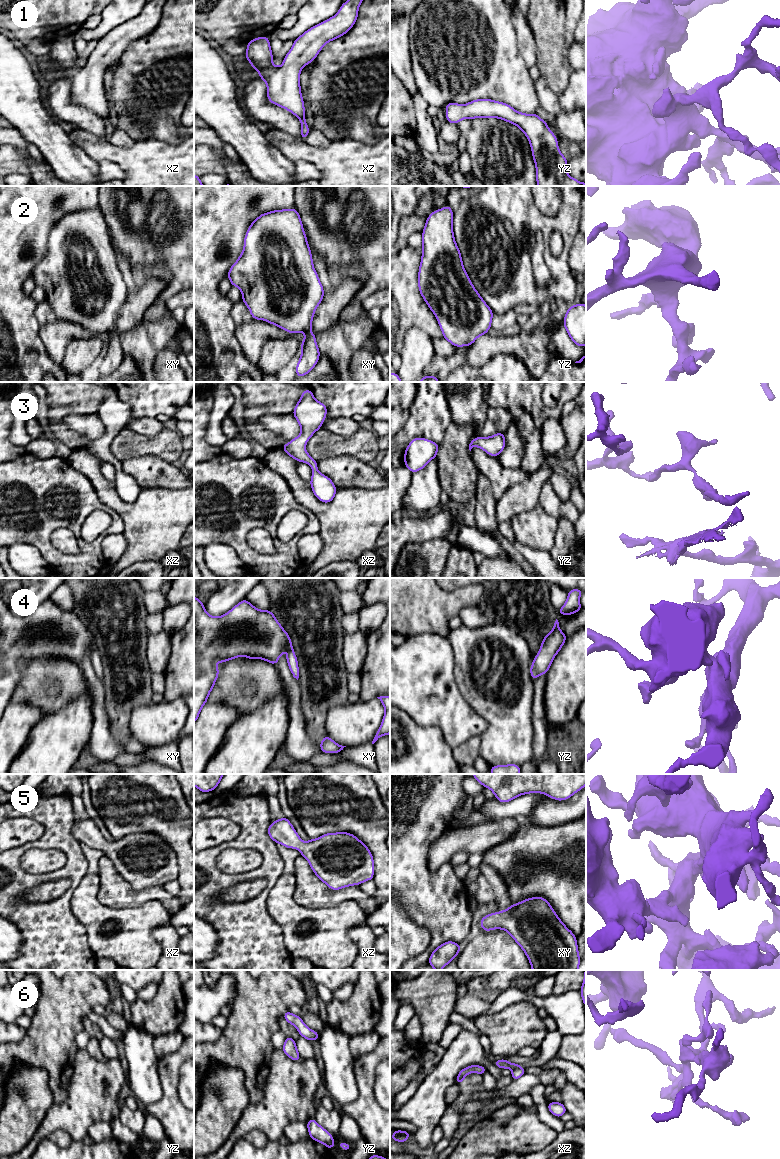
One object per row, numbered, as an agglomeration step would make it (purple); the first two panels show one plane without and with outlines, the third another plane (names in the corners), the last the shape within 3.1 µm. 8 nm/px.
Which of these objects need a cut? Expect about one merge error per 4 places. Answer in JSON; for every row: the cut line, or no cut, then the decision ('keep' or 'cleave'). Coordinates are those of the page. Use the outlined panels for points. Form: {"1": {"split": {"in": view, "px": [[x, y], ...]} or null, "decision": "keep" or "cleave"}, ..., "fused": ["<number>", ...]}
{"1": {"split": null, "decision": "keep"}, "2": {"split": null, "decision": "keep"}, "3": {"split": null, "decision": "keep"}, "4": {"split": null, "decision": "keep"}, "5": {"split": null, "decision": "keep"}, "6": {"split": null, "decision": "keep"}, "fused": []}

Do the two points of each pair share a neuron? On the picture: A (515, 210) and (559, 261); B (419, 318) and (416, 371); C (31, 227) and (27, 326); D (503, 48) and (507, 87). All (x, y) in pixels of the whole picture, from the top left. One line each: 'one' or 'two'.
A: one
B: two
C: one
D: one

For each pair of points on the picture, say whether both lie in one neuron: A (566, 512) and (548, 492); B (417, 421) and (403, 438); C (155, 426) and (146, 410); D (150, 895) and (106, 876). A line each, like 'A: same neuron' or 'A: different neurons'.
A: same neuron
B: same neuron
C: different neurons
D: same neuron

